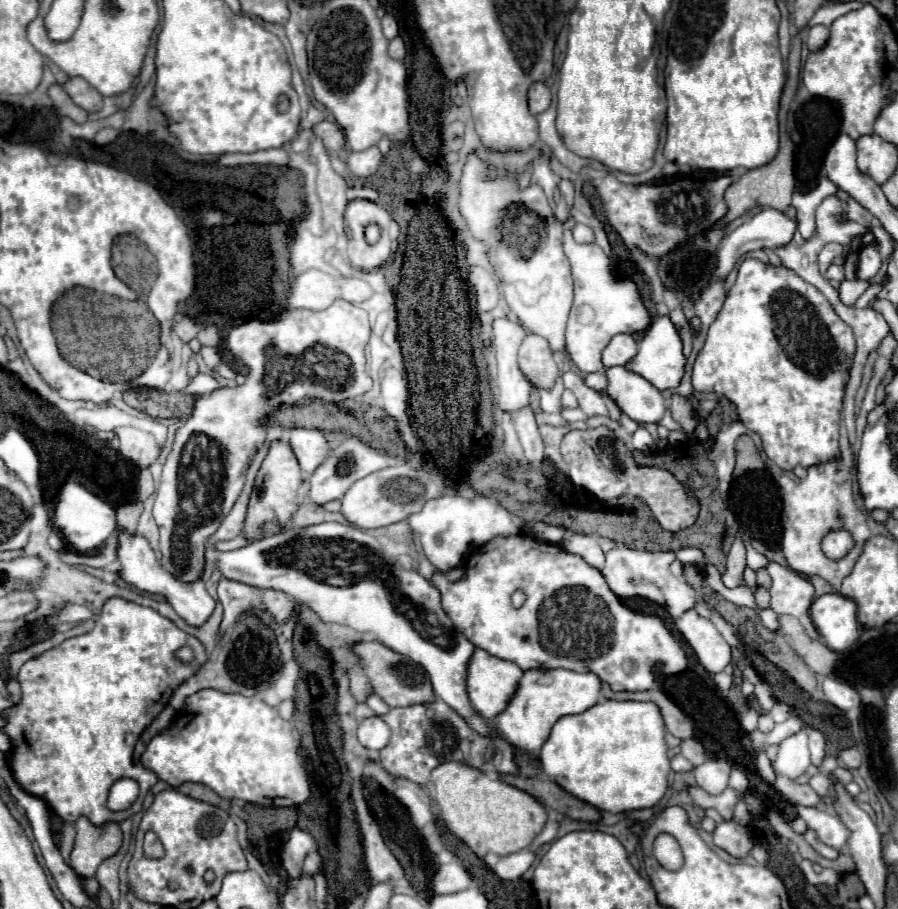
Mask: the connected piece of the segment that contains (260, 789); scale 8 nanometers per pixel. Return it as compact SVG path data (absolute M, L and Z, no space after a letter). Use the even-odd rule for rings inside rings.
M200 690L186 700L182 717L174 717L173 725L160 736L154 736L142 754L140 762L158 774L170 786L184 782L198 782L212 788L222 798L238 798L260 806L298 806L308 800L310 784L308 774L296 754L292 730L278 710L264 704L258 696L224 694L216 690Z

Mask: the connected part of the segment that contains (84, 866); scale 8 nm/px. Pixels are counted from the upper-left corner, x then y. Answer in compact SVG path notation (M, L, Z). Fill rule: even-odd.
M76 820L76 840L74 850L70 854L70 866L76 870L78 876L88 878L96 874L96 868L110 856L114 856L122 846L122 832L118 824L104 824L104 828L96 828L90 820Z

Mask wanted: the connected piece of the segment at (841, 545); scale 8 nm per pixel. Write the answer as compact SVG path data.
M840 530L840 532L830 532L824 542L822 542L822 550L828 558L832 560L838 560L842 558L850 548L854 546L854 540L848 536L848 532Z

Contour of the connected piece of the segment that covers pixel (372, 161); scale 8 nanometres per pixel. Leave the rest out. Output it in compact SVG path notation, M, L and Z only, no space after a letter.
M370 146L362 152L350 152L346 162L348 162L348 168L354 176L368 178L378 170L378 166L382 162L382 154L380 154L378 146Z

